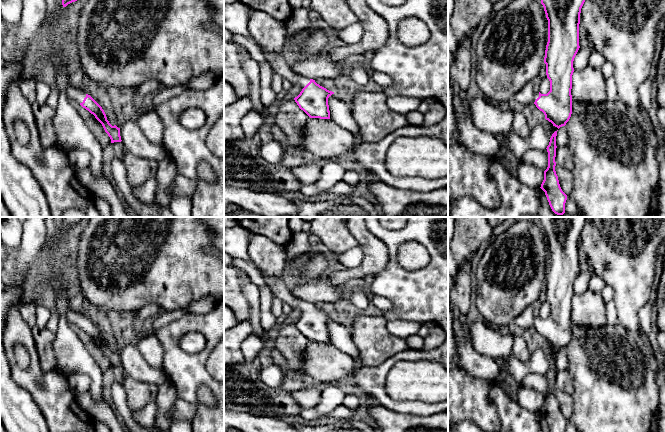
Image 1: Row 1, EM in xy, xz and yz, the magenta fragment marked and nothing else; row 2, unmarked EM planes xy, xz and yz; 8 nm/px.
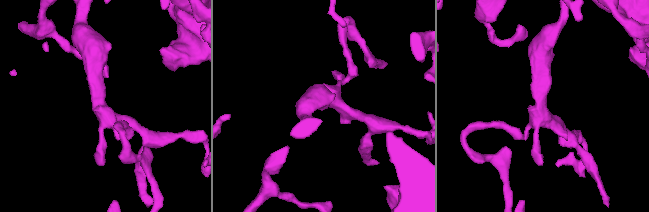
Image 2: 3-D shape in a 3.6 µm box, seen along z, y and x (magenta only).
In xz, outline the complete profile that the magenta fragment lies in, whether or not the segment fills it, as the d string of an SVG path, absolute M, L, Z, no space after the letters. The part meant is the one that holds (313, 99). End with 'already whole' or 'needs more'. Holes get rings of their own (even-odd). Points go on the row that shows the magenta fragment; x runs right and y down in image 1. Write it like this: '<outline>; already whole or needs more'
M262 50L262 53L265 61L271 65L275 73L280 74L283 79L302 89L300 94L294 98L301 110L310 118L330 119L328 98L334 92L320 86L313 79L295 73L287 65L281 53L266 52L264 50Z; needs more

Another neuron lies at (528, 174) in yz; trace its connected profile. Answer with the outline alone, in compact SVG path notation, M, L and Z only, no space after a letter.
M524 163L518 167L517 179L533 189L541 187L544 171L531 163Z

